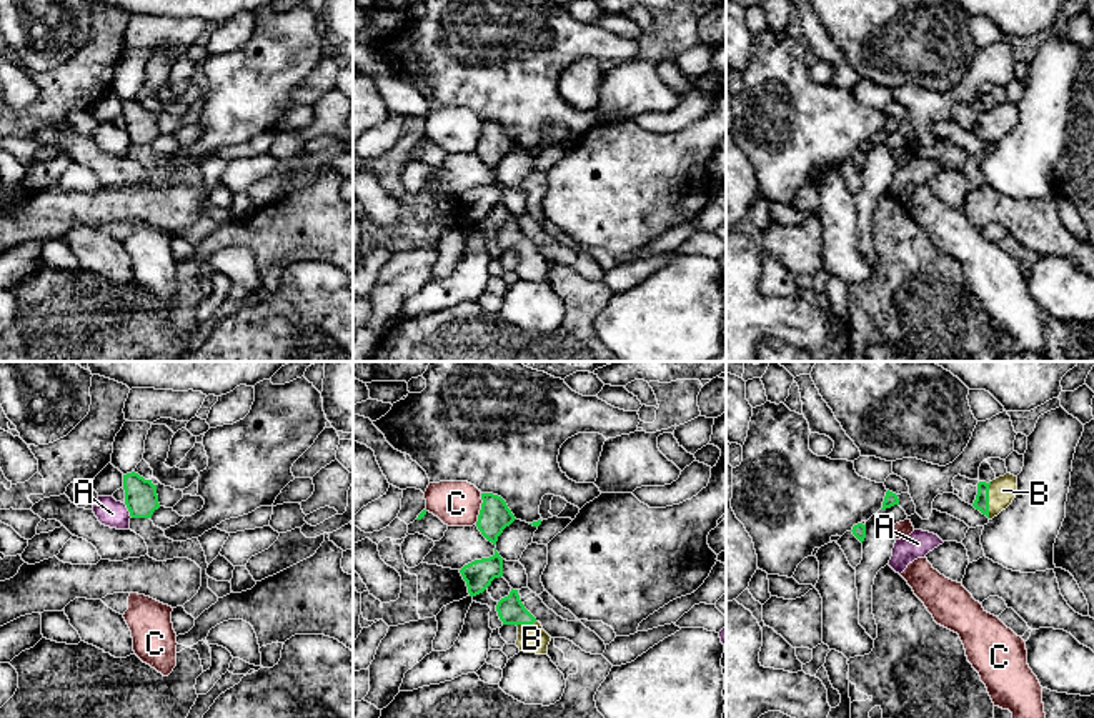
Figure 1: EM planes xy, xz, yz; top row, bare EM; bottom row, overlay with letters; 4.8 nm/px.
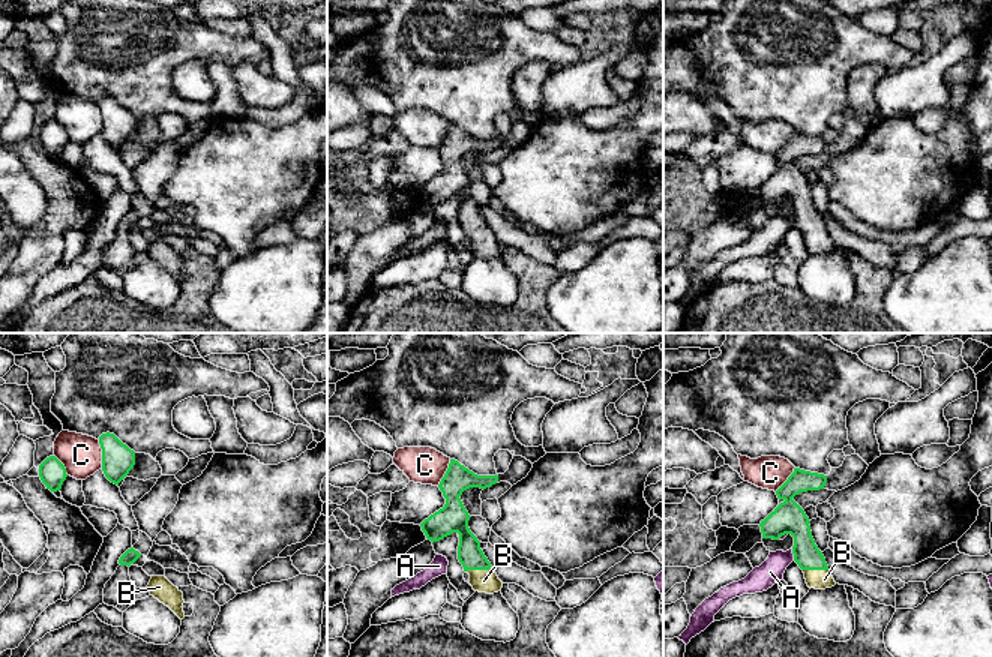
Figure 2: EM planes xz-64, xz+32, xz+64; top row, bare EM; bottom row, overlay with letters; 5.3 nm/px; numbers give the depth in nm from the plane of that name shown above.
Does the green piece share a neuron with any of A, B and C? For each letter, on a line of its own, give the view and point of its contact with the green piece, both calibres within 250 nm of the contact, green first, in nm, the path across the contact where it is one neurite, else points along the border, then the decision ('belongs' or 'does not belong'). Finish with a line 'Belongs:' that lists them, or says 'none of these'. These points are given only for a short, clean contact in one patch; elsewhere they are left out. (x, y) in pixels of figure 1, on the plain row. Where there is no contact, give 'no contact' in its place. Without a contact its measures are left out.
A: xy (129, 137) | 160/130 nm | along xy (124, 130), (132, 144) | does not belong
B: yz (988, 127) | 70/130 nm | belongs
C: xz (482, 135) | 150/220 nm | does not belong
Belongs: B

